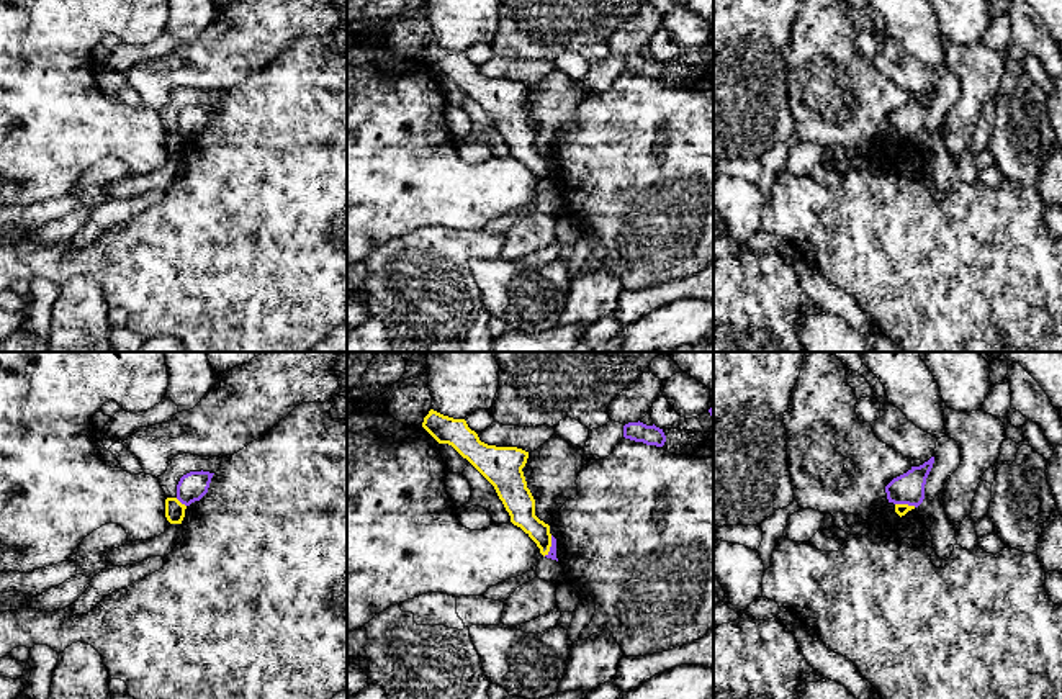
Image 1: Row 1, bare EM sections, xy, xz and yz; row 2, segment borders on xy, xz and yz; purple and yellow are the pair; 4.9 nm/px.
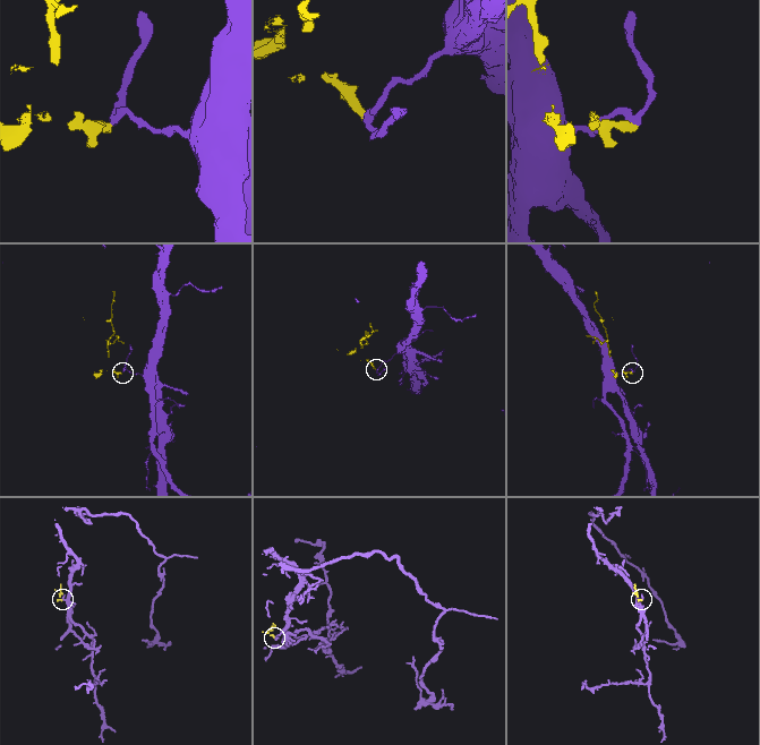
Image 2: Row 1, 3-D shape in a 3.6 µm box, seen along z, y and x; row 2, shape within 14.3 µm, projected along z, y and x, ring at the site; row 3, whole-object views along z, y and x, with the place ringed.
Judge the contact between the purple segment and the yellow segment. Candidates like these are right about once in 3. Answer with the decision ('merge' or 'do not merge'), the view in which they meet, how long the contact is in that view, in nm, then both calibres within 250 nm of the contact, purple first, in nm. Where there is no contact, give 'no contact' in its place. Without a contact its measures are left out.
do not merge | yz | 110 nm | 160/60 nm

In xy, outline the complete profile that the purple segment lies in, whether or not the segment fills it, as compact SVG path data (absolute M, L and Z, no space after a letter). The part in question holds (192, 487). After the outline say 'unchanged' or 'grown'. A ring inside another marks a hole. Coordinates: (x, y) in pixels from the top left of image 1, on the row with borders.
M203 470L183 475L177 485L177 499L185 506L200 501L208 493L213 475Z | unchanged

